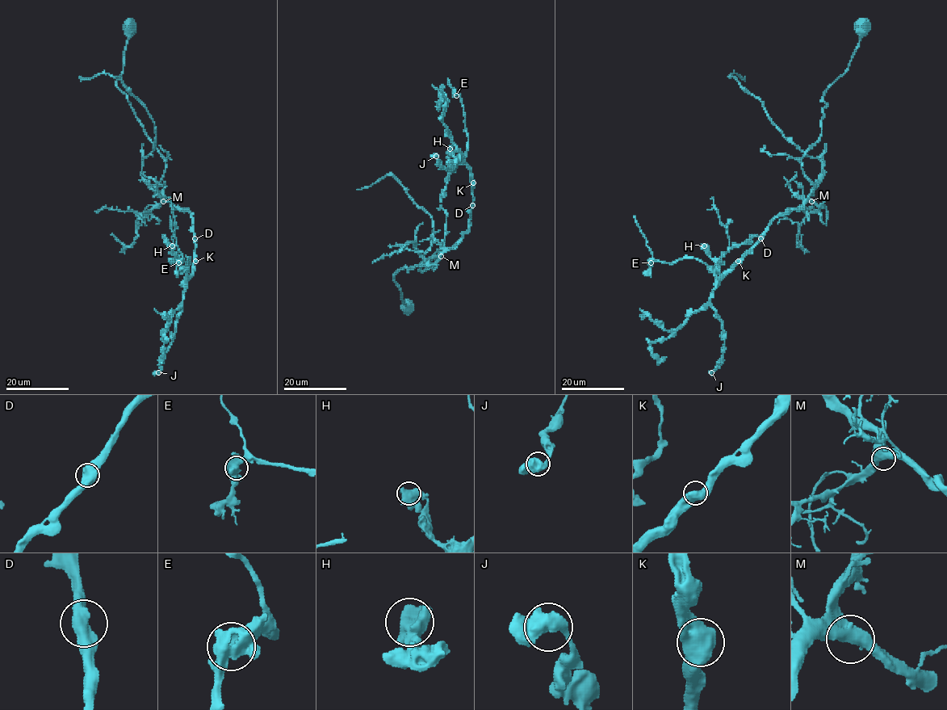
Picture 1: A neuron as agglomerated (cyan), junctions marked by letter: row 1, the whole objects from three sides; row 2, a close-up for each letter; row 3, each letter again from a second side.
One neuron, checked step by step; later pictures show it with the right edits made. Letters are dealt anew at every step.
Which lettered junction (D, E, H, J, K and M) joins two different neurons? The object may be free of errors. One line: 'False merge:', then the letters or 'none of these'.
False merge: none of these

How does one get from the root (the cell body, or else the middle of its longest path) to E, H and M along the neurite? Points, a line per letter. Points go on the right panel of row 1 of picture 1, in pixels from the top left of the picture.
E: (864, 28), (823, 95), (821, 136), (802, 159), (814, 185), (805, 203), (719, 276), (695, 258), (651, 262)
H: (864, 28), (823, 95), (821, 136), (802, 159), (814, 185), (805, 203), (719, 276), (704, 245)
M: (864, 28), (848, 68), (823, 95), (821, 136), (802, 159), (802, 171), (814, 185), (811, 201)

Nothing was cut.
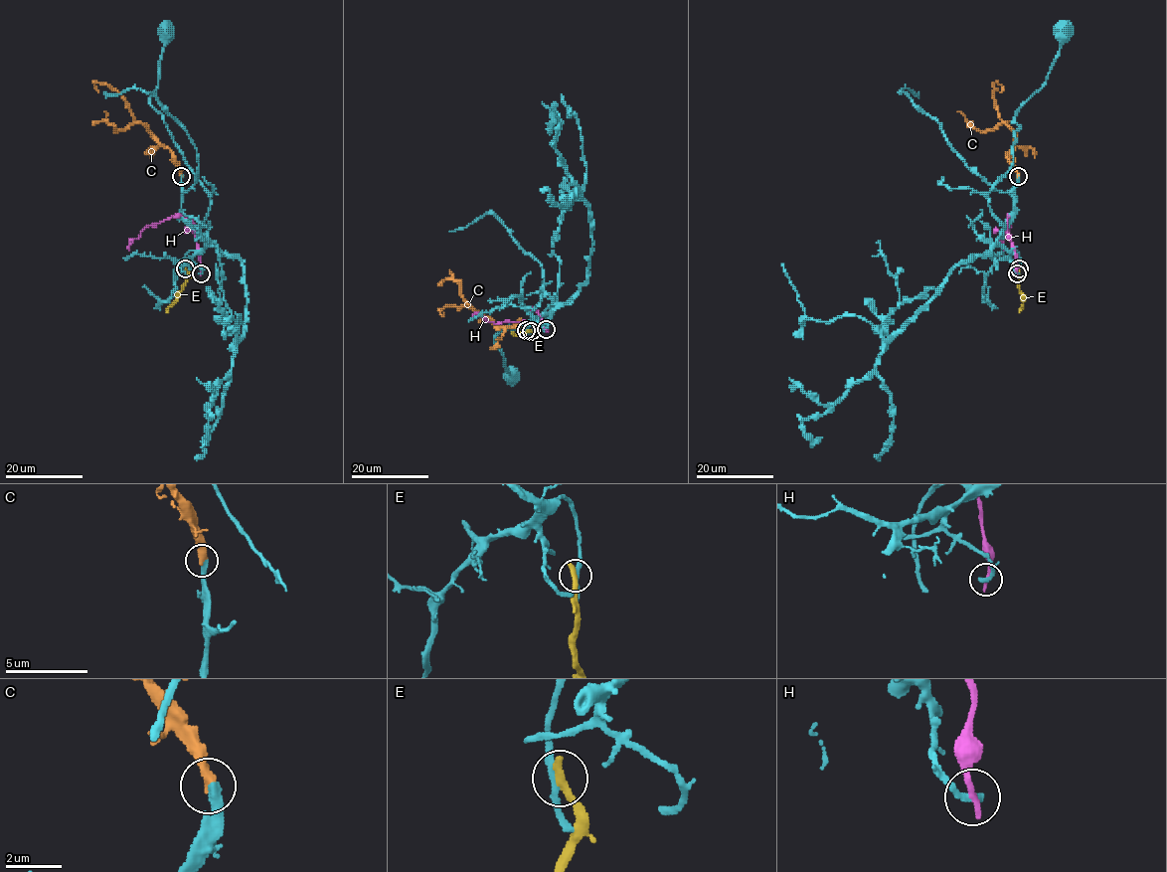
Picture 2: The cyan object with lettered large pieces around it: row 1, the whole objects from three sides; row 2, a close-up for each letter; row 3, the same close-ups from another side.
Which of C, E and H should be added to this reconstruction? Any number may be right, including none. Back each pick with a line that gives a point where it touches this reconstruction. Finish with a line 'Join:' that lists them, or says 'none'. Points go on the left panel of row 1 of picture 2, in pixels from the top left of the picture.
C: (181, 176)
Join: C

